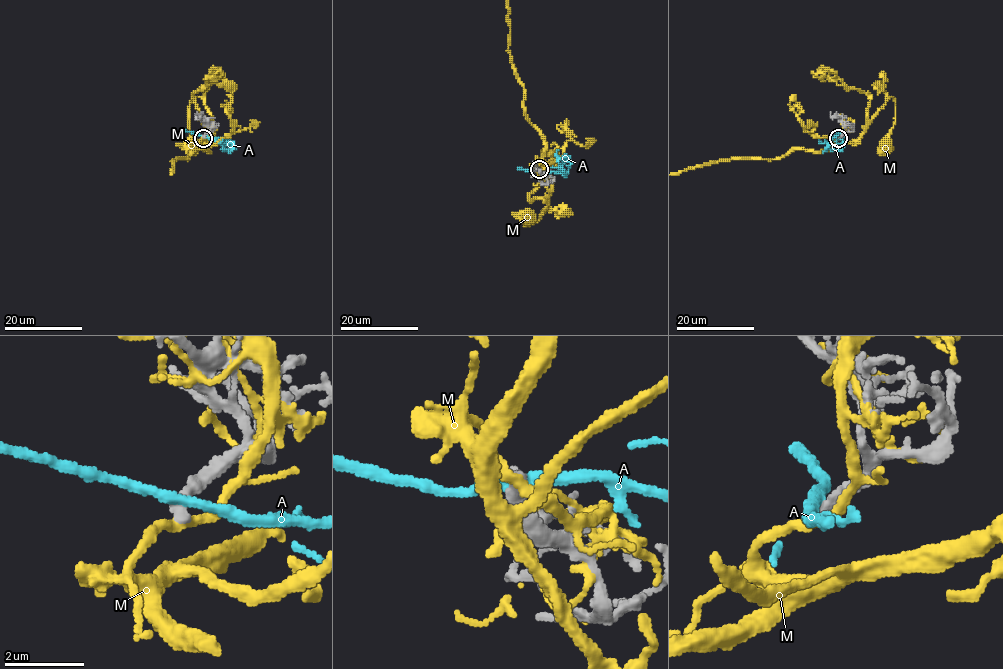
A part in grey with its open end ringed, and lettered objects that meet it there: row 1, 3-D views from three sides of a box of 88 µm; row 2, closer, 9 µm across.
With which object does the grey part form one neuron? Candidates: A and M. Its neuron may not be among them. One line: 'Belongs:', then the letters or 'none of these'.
Belongs: none of these

